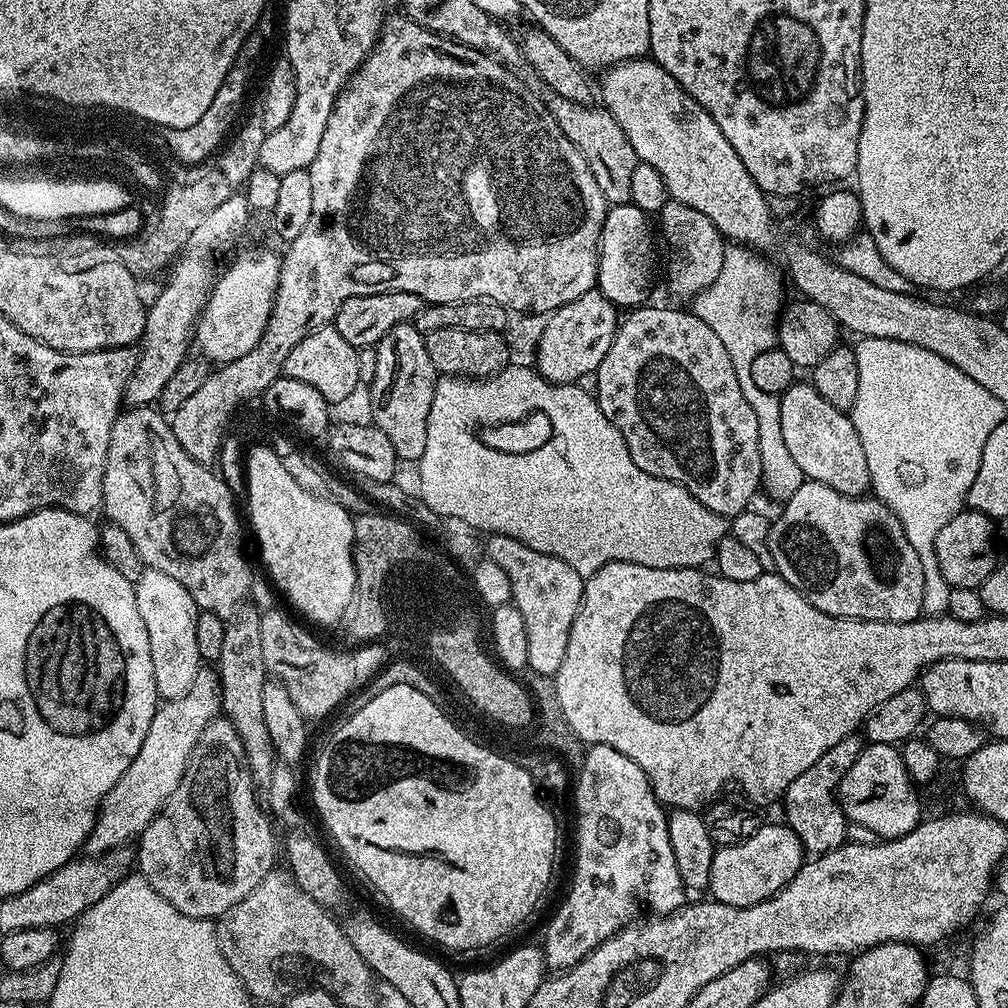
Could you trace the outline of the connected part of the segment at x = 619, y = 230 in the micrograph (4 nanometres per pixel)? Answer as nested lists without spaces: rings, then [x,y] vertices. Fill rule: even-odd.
[[[614,204],[611,205],[604,219],[604,225],[602,226],[602,234],[600,235],[600,249],[598,250],[598,268],[596,270],[596,282],[598,285],[598,291],[603,294],[606,298],[610,298],[610,302],[616,305],[617,309],[620,310],[631,310],[634,308],[639,308],[641,306],[647,305],[648,291],[652,288],[652,236],[654,240],[654,228],[648,225],[649,217],[642,211],[638,210],[638,206],[633,204]]]

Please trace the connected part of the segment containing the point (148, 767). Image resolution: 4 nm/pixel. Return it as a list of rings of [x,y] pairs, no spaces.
[[[201,667],[190,690],[186,690],[182,698],[163,701],[157,707],[154,718],[150,718],[150,730],[146,730],[146,738],[142,738],[142,746],[138,746],[138,754],[134,754],[120,781],[100,803],[100,811],[83,846],[87,855],[100,856],[115,848],[131,845],[146,830],[146,826],[150,826],[174,790],[178,790],[198,737],[202,735],[202,730],[206,730],[208,723],[222,712],[220,678],[213,669],[211,672],[208,668],[211,667]]]

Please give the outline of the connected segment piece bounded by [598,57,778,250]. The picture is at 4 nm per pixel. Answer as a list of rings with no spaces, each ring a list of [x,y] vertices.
[[[641,57],[638,60],[623,60],[614,64],[603,73],[598,80],[598,96],[603,107],[622,126],[626,138],[630,138],[630,146],[634,146],[637,161],[654,166],[658,174],[662,174],[662,182],[666,182],[666,190],[671,199],[686,202],[694,210],[700,210],[714,222],[716,229],[724,235],[725,241],[736,246],[747,246],[753,250],[764,250],[776,240],[777,221],[769,208],[769,197],[750,178],[746,166],[742,166],[742,158],[734,154],[734,146],[726,142],[726,134],[718,130],[718,122],[706,114],[706,110],[694,98],[690,98],[678,86],[678,82],[666,73],[655,60]]]

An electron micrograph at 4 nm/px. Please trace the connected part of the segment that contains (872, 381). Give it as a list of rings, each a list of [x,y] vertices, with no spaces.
[[[860,338],[855,342],[857,343],[854,344],[854,351],[858,362],[858,398],[850,410],[850,415],[862,438],[862,450],[866,450],[866,466],[870,466],[870,478],[872,479],[871,491],[874,493],[875,499],[882,501],[898,518],[898,522],[902,522],[902,530],[906,530],[906,539],[910,541],[910,546],[914,546],[914,550],[918,550],[921,558],[931,557],[936,550],[938,534],[946,527],[946,522],[950,522],[950,518],[965,511],[970,482],[974,482],[974,474],[978,474],[978,462],[982,462],[982,446],[986,446],[986,438],[990,438],[994,426],[998,426],[998,422],[1006,419],[1006,410],[1002,406],[1002,402],[998,402],[998,398],[994,398],[994,394],[990,394],[990,390],[986,390],[986,386],[978,386],[978,382],[974,382],[974,378],[962,374],[962,370],[958,370],[958,366],[946,362],[946,358],[942,358],[922,346],[886,338]]]

